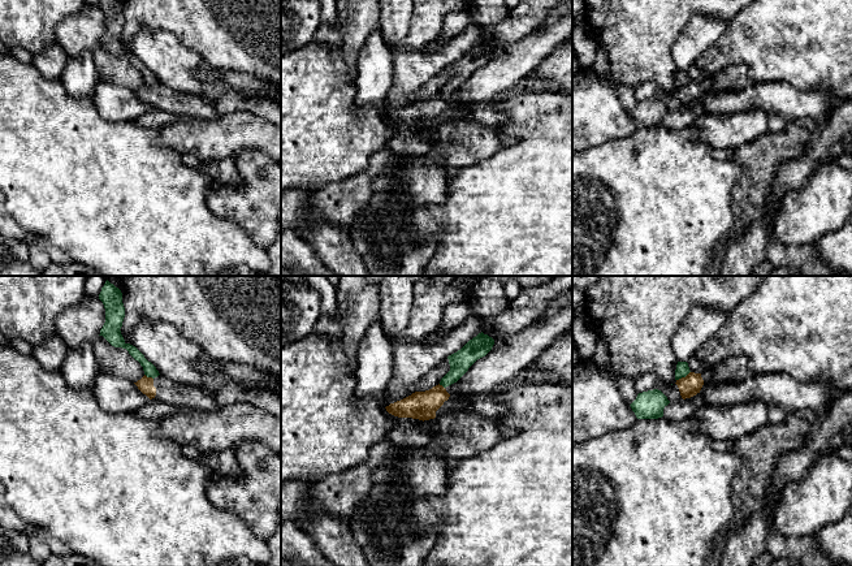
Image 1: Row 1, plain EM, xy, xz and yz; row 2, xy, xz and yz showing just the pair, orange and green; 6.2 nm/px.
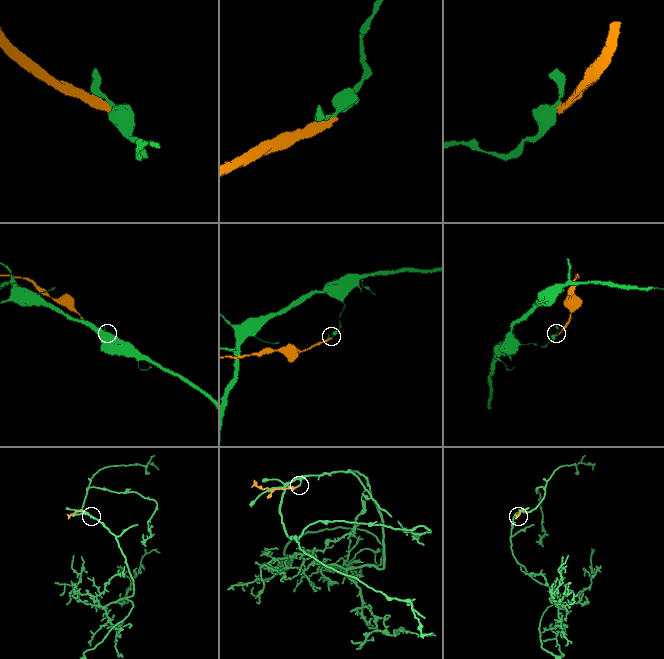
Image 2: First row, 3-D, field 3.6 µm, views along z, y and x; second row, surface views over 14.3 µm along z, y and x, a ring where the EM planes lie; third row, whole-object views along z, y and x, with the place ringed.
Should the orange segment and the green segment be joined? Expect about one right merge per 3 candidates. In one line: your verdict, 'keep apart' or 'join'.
keep apart

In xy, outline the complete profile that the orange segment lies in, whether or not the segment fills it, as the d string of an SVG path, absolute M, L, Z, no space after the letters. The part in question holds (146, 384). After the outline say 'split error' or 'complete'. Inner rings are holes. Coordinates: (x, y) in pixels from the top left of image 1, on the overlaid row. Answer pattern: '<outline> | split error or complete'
M146 375L134 383L138 389L150 399L156 398L180 409L198 409L213 411L220 409L212 397L212 393L202 386L191 386L174 383L165 376L147 377Z | split error

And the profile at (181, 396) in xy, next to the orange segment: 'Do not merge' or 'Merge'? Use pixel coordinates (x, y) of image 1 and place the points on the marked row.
Merge

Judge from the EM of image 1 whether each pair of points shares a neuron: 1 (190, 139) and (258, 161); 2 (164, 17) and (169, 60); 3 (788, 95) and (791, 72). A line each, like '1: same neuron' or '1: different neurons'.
1: different neurons
2: different neurons
3: different neurons

